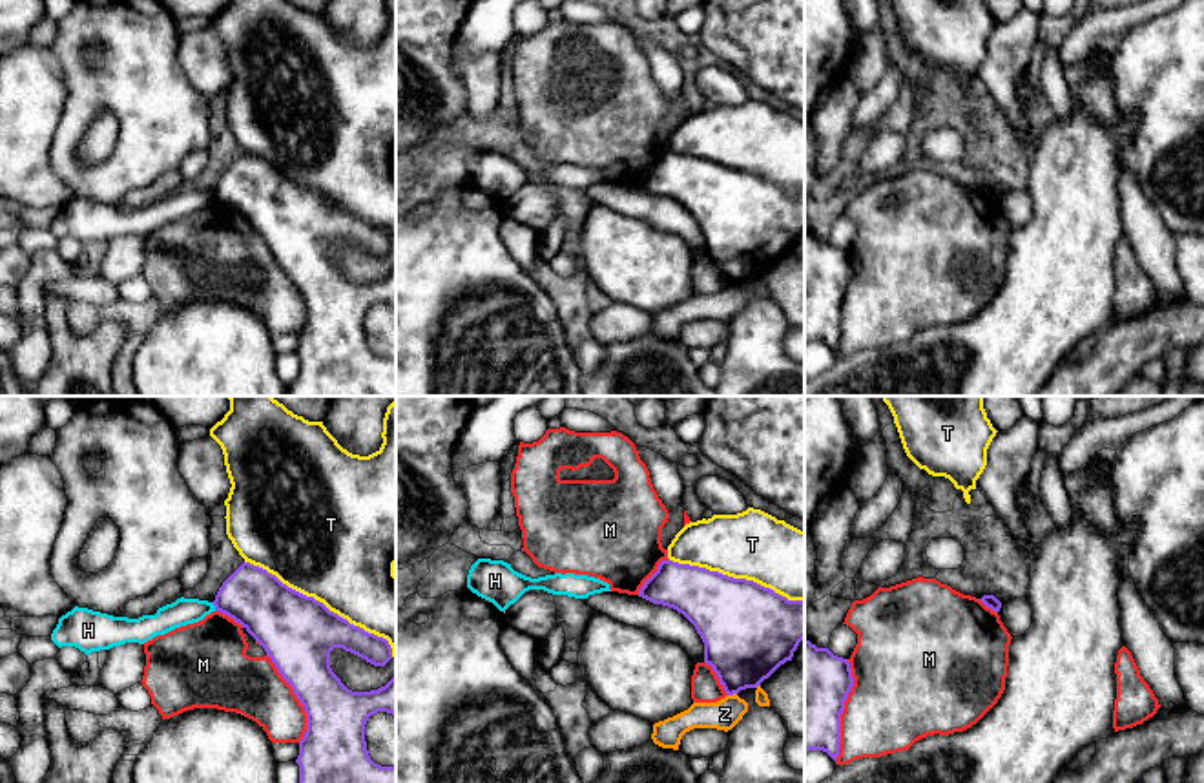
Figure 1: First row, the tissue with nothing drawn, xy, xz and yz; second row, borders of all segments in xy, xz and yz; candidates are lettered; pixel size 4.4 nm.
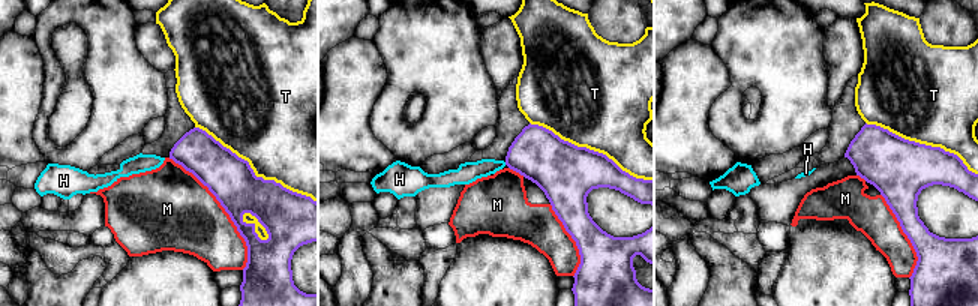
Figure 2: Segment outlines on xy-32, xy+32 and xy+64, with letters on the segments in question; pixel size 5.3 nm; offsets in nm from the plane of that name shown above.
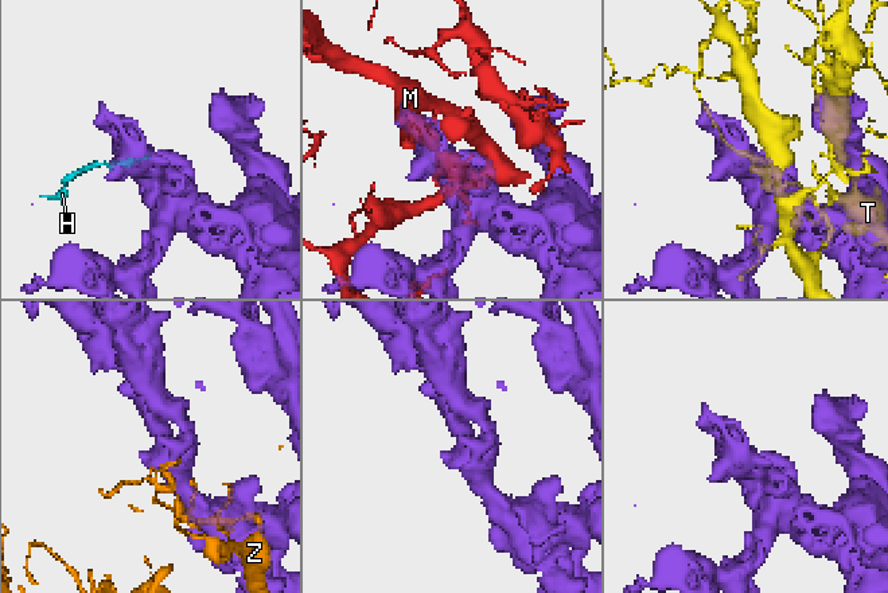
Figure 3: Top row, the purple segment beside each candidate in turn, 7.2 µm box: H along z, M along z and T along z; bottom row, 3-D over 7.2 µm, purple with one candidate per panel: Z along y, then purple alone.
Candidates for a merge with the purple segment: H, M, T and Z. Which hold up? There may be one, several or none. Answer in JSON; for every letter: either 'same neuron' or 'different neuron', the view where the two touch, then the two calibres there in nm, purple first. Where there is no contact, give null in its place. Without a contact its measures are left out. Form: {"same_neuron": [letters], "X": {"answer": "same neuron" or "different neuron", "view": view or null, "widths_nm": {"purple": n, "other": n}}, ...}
{"same_neuron": [], "H": {"answer": "different neuron", "view": "xy", "widths_nm": {"purple": 260, "other": 120}}, "M": {"answer": "different neuron", "view": "yz", "widths_nm": {"purple": 360, "other": 420}}, "T": {"answer": "different neuron", "view": "xy", "widths_nm": {"purple": 320, "other": 480}}, "Z": {"answer": "different neuron", "view": "xz", "widths_nm": {"purple": 380, "other": 140}}}

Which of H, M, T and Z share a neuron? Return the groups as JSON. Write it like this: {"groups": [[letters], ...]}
{"groups": [["H"], ["M"], ["T"], ["Z"]]}

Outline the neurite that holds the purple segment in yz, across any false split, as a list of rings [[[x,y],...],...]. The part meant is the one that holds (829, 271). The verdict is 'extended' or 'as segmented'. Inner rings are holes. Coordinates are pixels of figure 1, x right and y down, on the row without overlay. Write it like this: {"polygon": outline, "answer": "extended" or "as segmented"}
{"polygon": [[[804,230],[804,343],[839,347],[841,305],[854,277],[848,250]]], "answer": "as segmented"}

